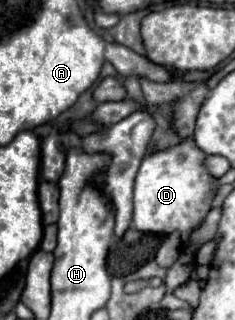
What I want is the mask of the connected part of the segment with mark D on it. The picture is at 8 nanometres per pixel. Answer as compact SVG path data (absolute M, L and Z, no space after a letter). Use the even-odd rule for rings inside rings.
M193 138L163 152L145 156L135 178L135 210L131 226L155 234L171 234L173 230L179 230L183 246L187 246L187 234L203 222L217 190L217 178L203 168L203 158L205 154L195 146Z

